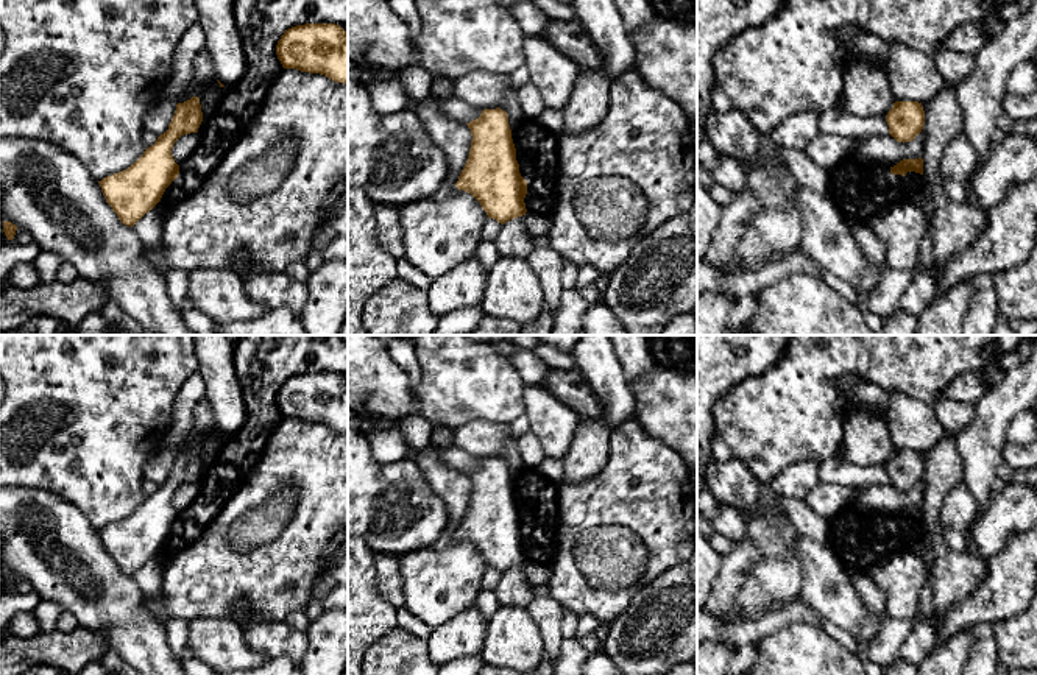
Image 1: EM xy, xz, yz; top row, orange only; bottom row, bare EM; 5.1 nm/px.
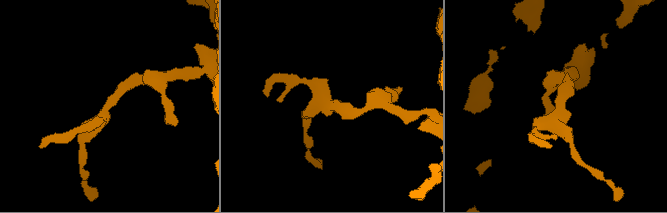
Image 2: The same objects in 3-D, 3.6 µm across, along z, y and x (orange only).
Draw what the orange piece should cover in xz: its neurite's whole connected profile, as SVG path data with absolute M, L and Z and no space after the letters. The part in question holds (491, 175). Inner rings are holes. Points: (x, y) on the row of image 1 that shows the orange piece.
M483 109L466 125L472 140L455 187L471 193L501 224L526 215L527 181L519 173L507 112Z

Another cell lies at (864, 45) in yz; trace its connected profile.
M844 28L836 33L855 59L876 61L884 64L889 58L890 47L881 37L859 28Z

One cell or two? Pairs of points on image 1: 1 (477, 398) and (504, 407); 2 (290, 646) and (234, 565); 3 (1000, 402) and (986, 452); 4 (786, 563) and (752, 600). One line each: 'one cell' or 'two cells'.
1: one cell
2: two cells
3: one cell
4: one cell

